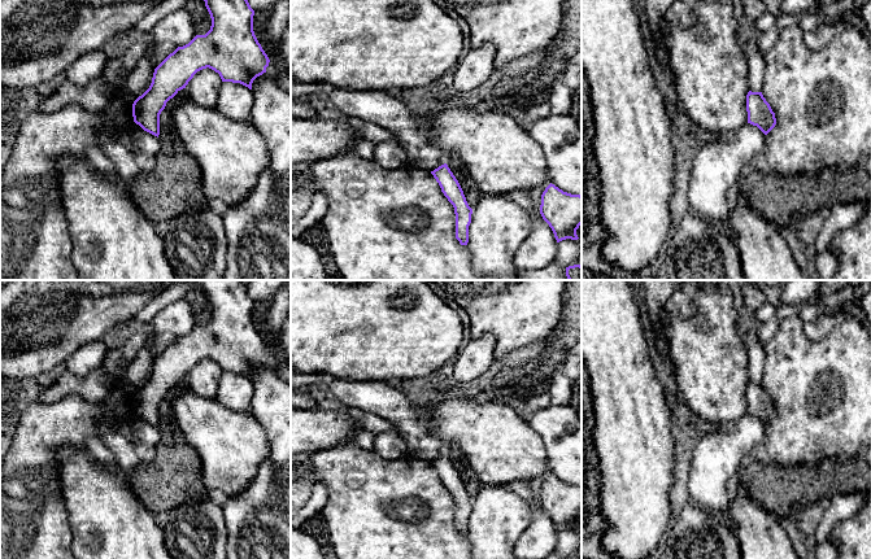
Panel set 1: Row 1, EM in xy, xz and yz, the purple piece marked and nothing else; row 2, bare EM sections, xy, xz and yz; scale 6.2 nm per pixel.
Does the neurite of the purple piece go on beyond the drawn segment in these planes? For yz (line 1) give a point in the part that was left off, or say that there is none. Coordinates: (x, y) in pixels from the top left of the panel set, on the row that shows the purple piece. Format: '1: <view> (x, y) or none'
1: none

